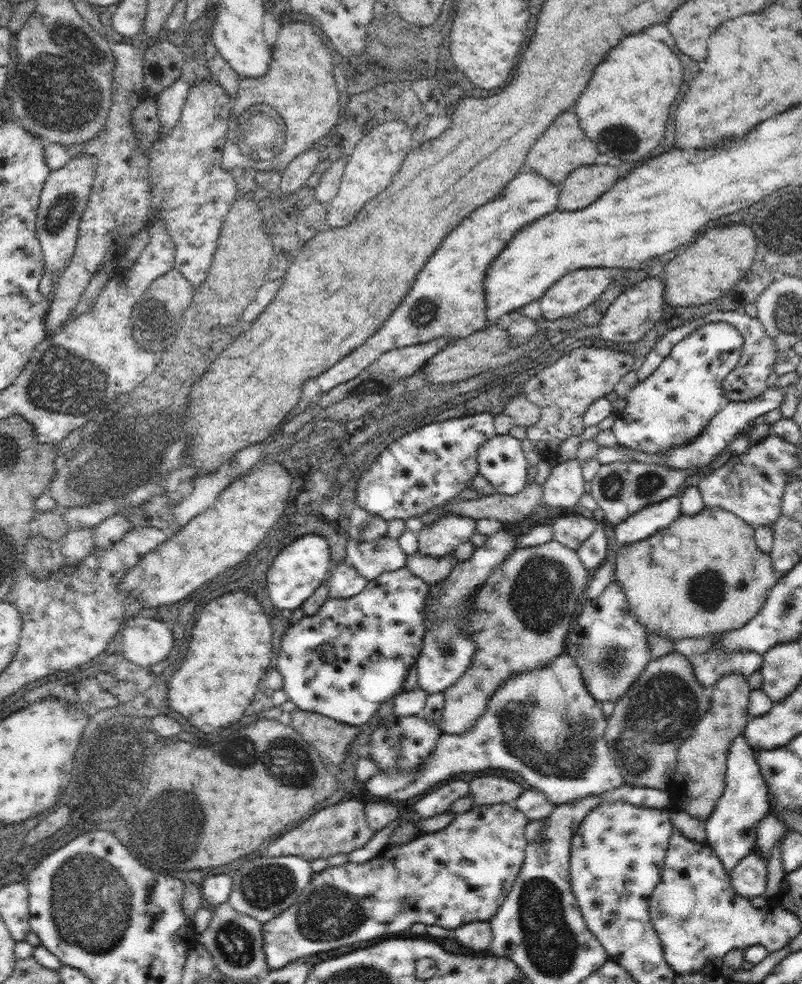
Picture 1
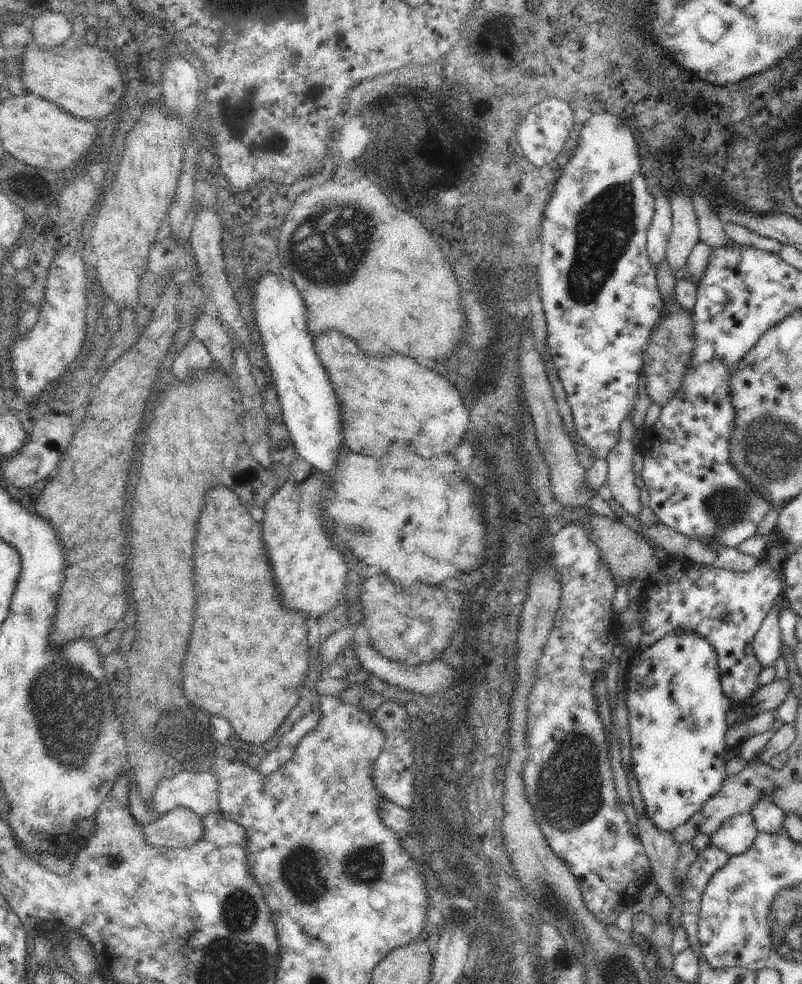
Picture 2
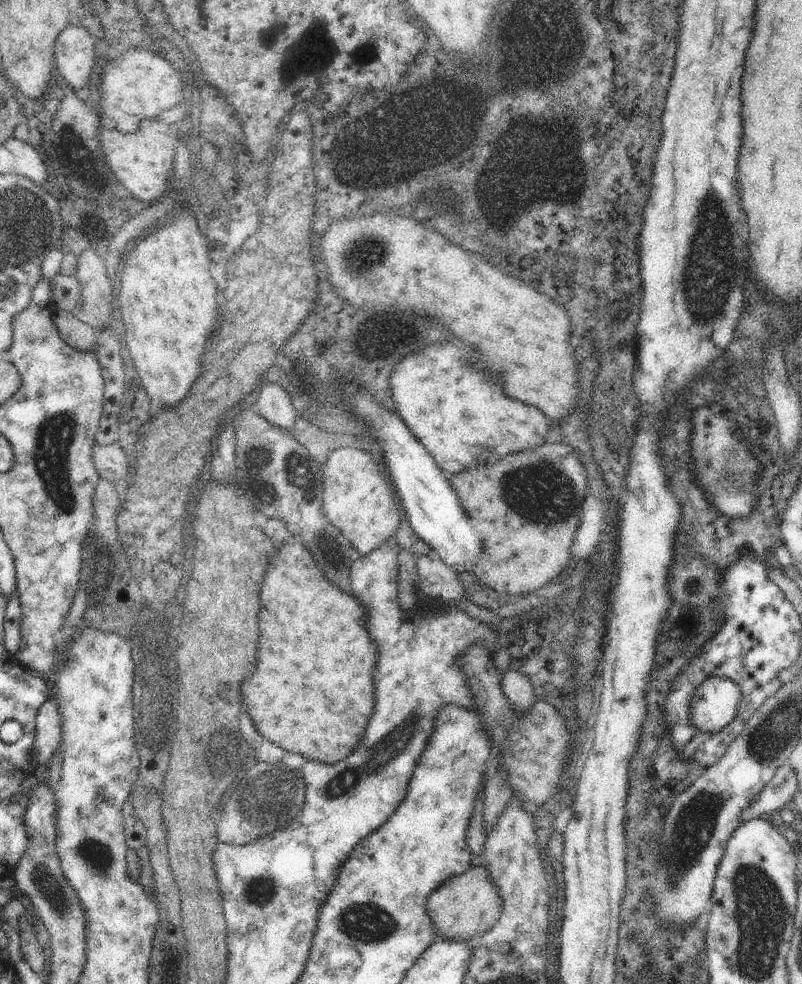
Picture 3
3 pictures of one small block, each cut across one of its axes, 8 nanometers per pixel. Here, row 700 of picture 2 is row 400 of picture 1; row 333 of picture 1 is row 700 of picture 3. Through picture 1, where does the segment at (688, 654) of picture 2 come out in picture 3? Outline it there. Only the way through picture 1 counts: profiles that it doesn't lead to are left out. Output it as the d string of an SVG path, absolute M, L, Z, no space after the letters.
M708 678L691 697L693 724L704 733L721 732L739 710L741 693L730 680Z

